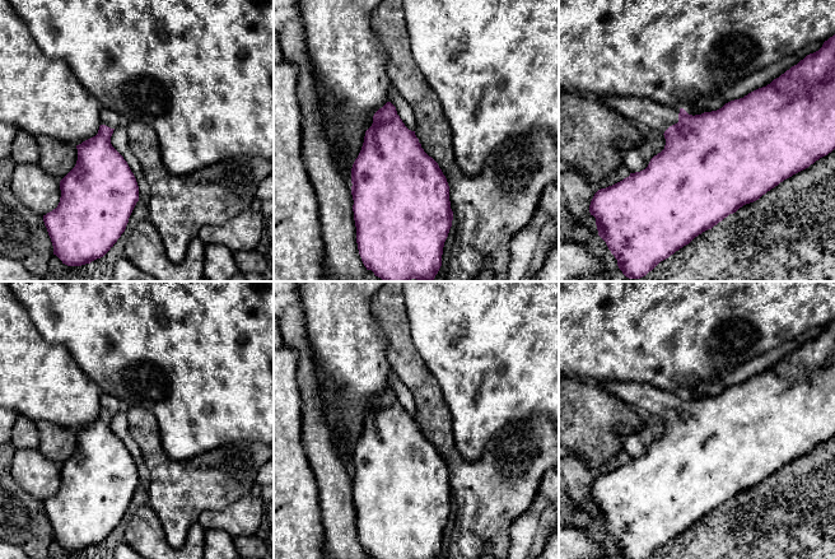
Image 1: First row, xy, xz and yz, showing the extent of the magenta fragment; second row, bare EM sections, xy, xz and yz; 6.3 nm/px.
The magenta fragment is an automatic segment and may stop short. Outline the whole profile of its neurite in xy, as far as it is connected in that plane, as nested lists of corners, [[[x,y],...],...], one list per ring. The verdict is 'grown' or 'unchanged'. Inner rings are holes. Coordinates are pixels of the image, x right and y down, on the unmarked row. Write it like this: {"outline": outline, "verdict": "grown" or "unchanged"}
{"outline": [[[102,392],[98,419],[76,430],[75,452],[60,466],[61,483],[43,507],[56,540],[67,551],[81,551],[103,542],[125,517],[139,486],[139,471],[123,442],[112,432],[111,421],[122,404]]], "verdict": "grown"}

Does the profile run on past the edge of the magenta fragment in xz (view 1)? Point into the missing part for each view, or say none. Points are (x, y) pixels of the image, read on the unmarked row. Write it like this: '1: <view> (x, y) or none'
1: none

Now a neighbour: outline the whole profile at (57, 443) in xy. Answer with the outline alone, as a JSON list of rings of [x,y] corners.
[[[41,420],[37,423],[39,434],[38,451],[50,461],[61,466],[76,449],[78,434],[73,428]]]

